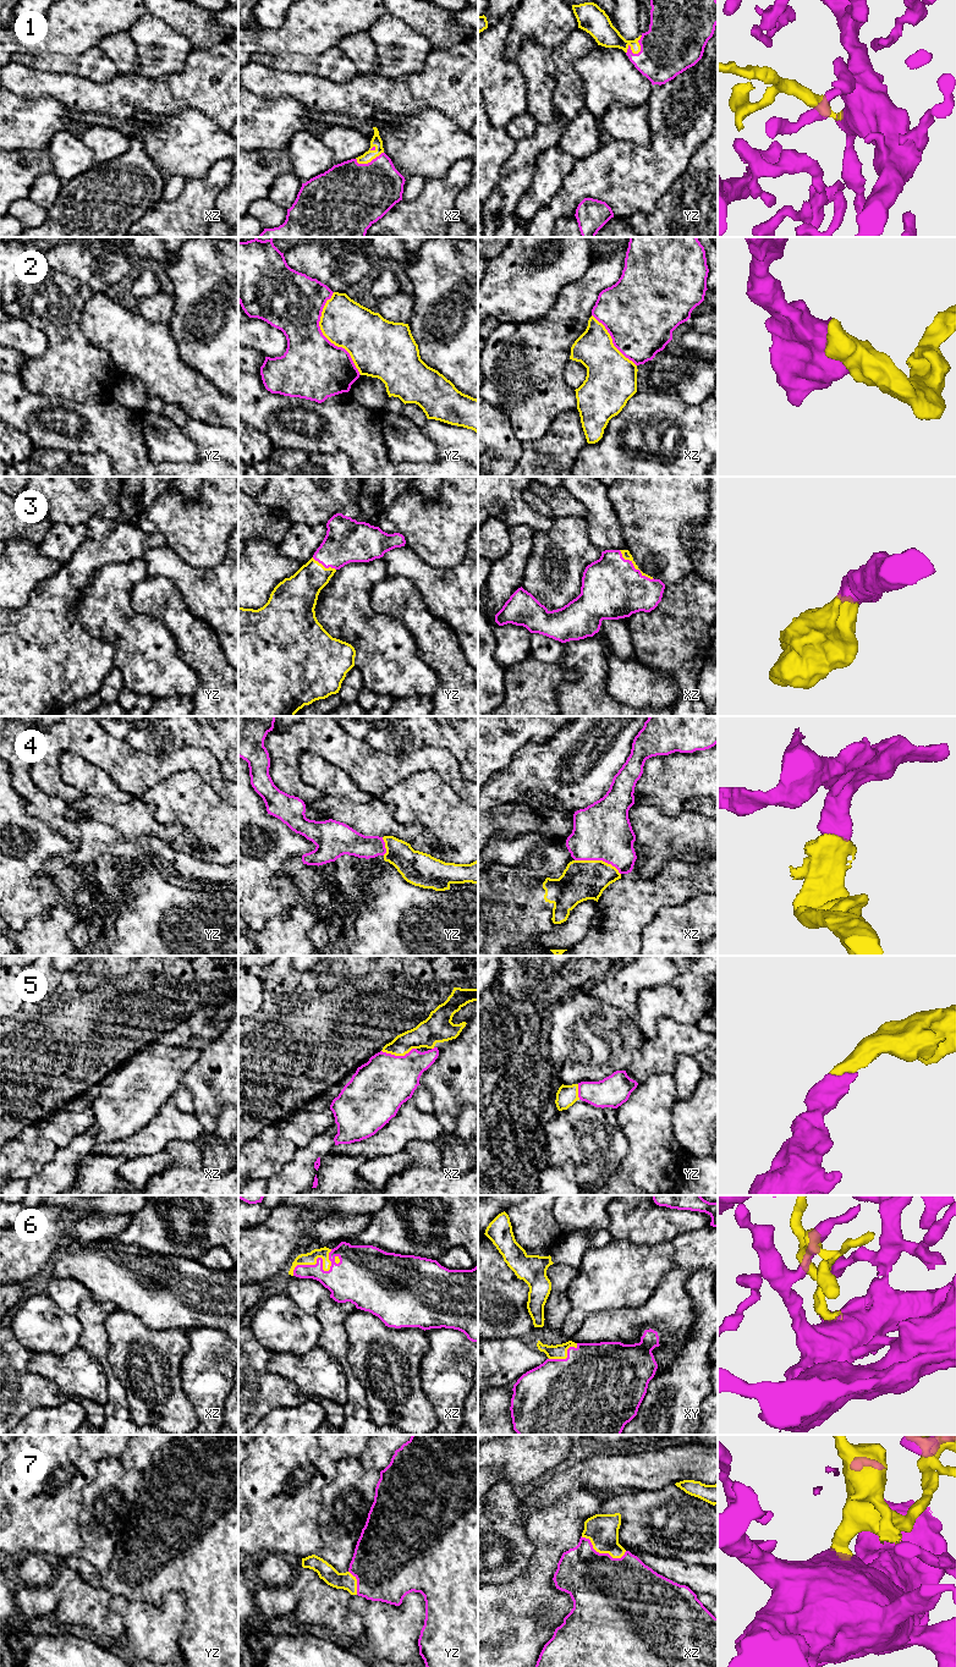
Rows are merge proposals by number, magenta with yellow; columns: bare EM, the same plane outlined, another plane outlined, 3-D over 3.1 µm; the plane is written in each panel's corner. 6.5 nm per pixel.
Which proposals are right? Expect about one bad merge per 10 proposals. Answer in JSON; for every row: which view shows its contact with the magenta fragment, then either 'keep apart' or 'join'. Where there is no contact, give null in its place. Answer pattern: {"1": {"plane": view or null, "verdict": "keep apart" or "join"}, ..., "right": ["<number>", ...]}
{"1": {"plane": "yz", "verdict": "join"}, "2": {"plane": "yz", "verdict": "join"}, "3": {"plane": "xz", "verdict": "join"}, "4": {"plane": "xz", "verdict": "join"}, "5": {"plane": "xz", "verdict": "join"}, "6": {"plane": "xz", "verdict": "join"}, "7": {"plane": "xz", "verdict": "join"}, "right": ["1", "2", "3", "4", "5", "6", "7"]}

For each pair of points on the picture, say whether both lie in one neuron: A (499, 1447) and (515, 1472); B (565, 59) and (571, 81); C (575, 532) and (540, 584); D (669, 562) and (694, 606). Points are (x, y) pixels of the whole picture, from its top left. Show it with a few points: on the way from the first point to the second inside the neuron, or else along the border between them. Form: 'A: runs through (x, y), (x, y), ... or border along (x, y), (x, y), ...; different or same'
A: runs through (505, 1453), (515, 1465); same
B: runs through (565, 64), (566, 76); same
C: runs through (570, 549), (570, 573), (558, 578); same
D: border along (687, 576), (676, 584); different

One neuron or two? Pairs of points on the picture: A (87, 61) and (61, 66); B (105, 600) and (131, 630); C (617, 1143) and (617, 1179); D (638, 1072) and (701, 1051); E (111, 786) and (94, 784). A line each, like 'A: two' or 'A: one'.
A: one
B: one
C: two
D: one
E: one

